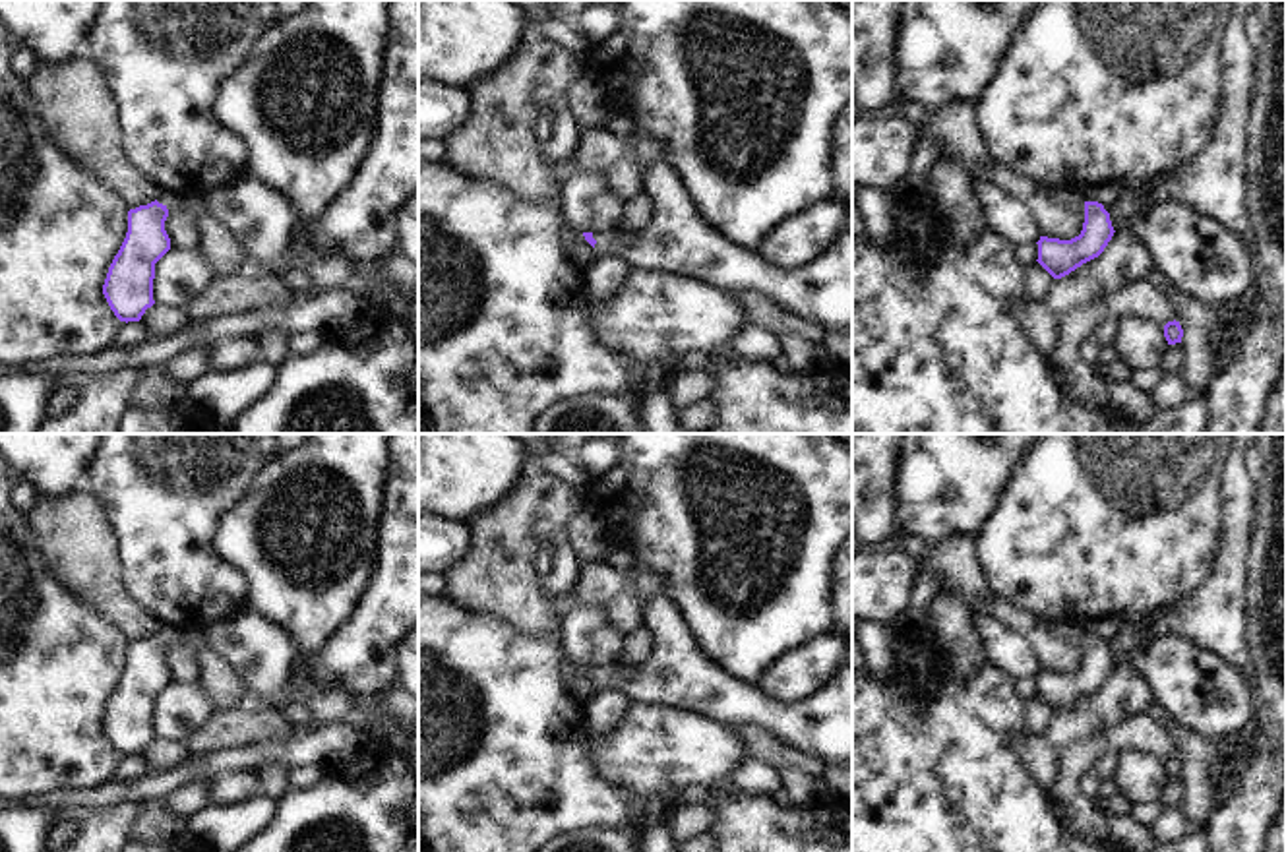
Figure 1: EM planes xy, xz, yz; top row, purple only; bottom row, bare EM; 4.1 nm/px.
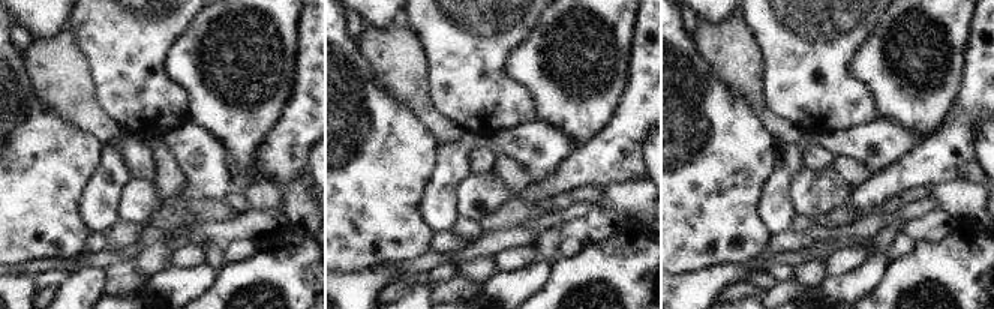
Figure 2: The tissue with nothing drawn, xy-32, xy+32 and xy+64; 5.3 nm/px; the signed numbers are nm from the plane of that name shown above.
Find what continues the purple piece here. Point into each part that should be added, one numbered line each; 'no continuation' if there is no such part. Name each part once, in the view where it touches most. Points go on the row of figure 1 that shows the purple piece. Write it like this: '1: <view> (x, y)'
1: xy (262, 219)

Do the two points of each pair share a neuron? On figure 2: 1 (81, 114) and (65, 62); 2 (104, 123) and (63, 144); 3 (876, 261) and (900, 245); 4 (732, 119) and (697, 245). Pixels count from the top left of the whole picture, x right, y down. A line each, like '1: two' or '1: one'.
1: one
2: two
3: one
4: one

